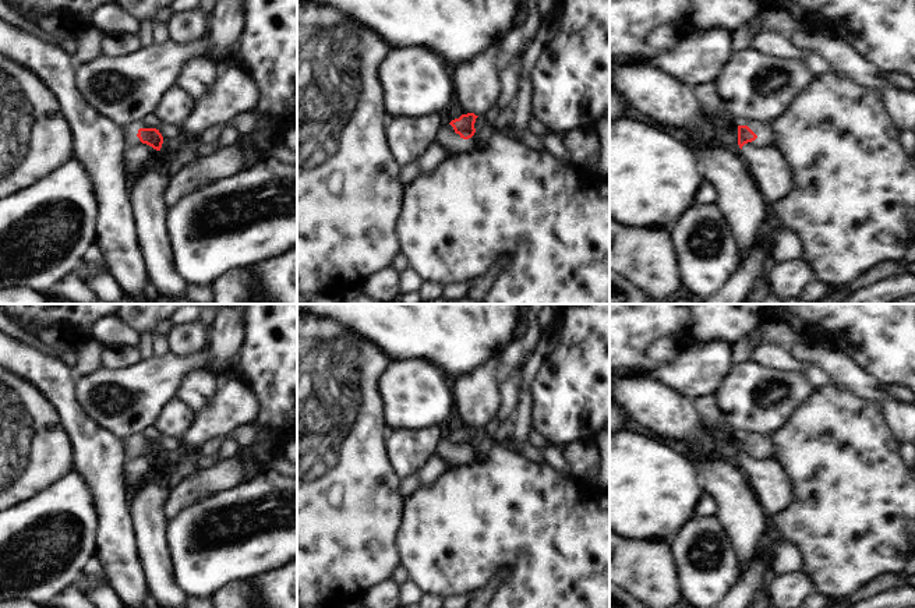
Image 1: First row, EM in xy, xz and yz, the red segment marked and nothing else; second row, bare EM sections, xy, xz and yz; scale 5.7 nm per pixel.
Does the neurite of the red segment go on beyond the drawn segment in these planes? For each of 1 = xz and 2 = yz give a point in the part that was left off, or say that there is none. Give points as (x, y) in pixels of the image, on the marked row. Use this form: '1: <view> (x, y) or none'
1: xz (444, 147)
2: yz (773, 175)

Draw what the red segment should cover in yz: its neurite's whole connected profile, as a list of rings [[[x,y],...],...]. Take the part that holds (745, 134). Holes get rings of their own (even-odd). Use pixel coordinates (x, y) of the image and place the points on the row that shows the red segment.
[[[738,126],[741,156],[756,180],[767,205],[781,199],[794,184],[791,166],[764,137],[757,137],[748,126]]]

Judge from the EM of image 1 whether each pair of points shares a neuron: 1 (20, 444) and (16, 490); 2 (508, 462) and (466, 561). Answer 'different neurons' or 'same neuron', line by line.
1: same neuron
2: same neuron

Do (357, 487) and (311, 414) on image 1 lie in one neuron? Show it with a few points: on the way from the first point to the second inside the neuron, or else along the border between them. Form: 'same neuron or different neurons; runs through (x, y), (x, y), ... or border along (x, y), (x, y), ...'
same neuron; runs through (339, 469), (311, 441), (311, 432)

